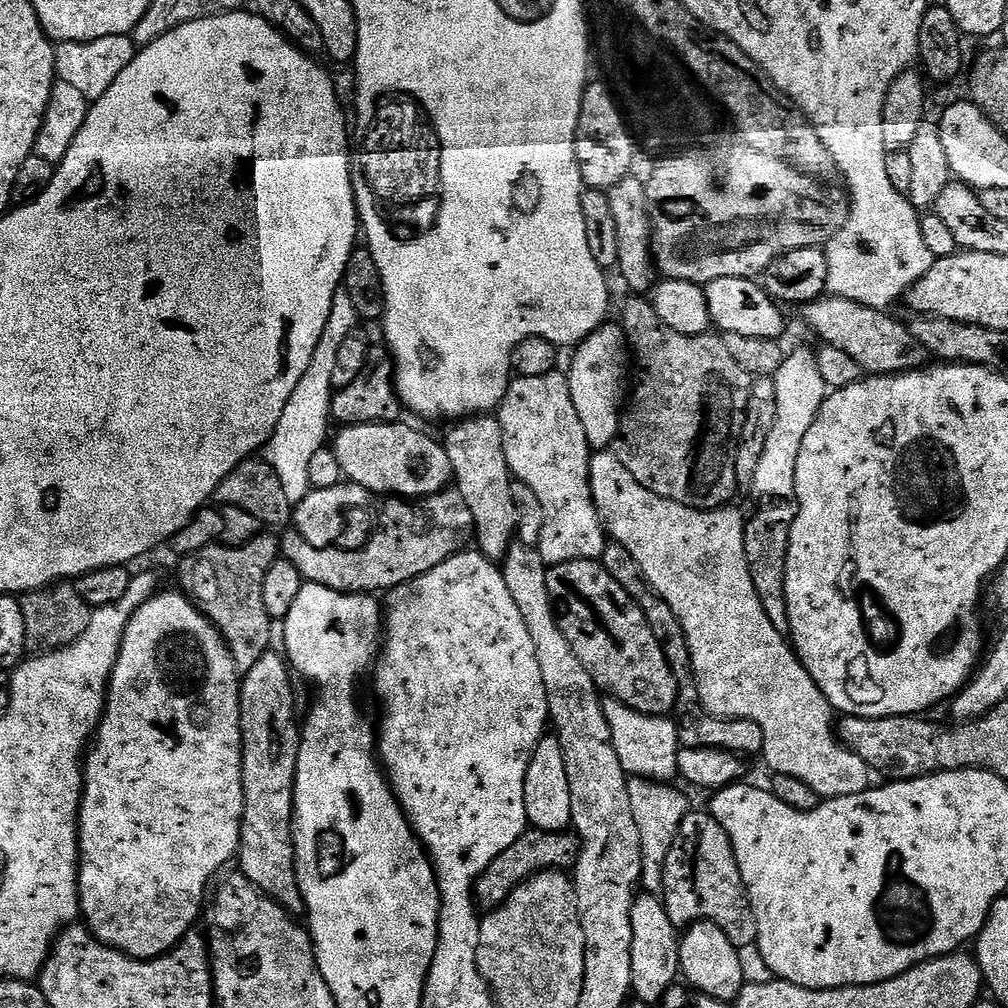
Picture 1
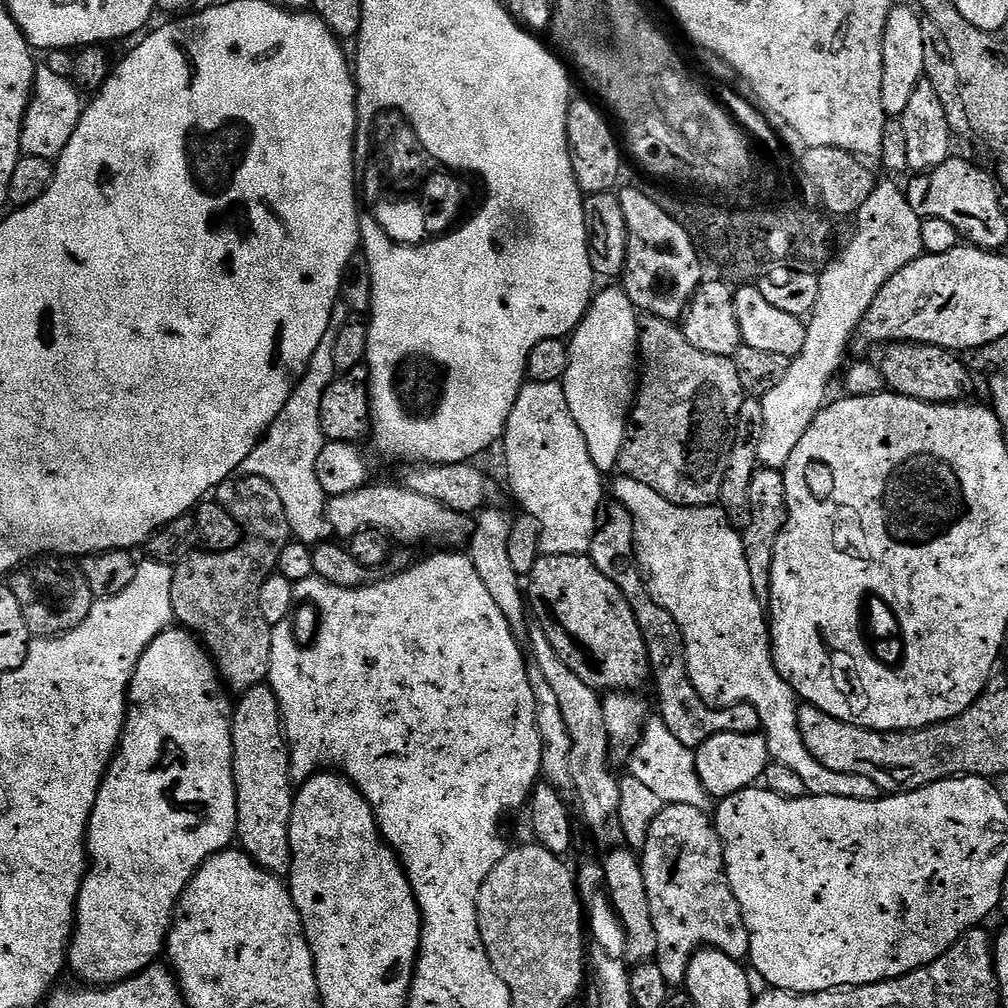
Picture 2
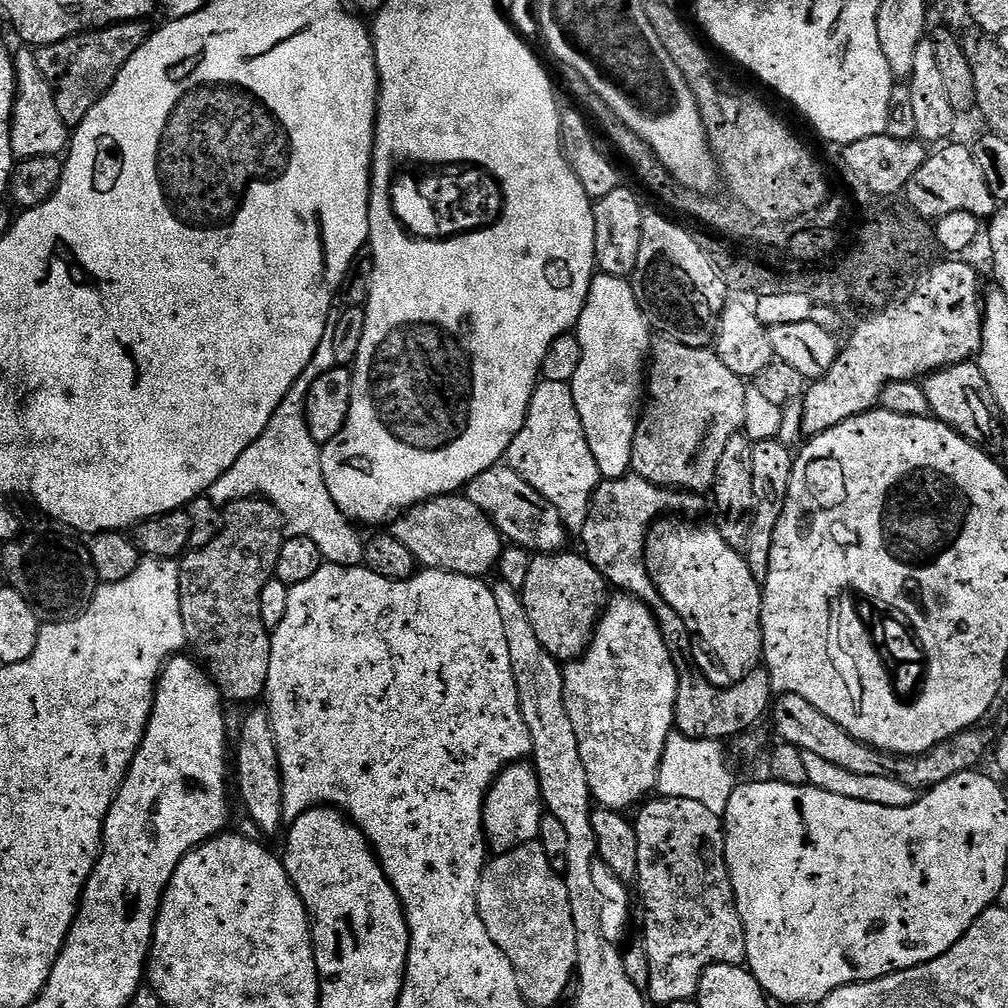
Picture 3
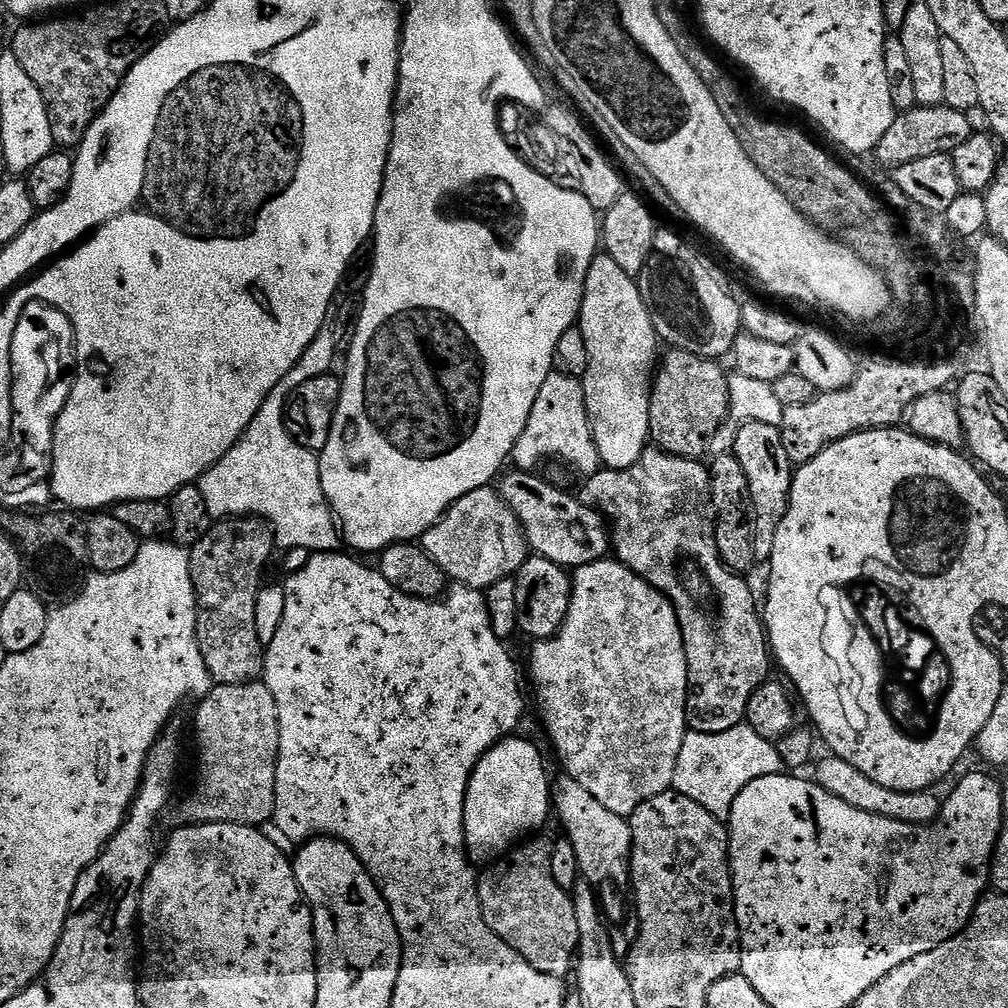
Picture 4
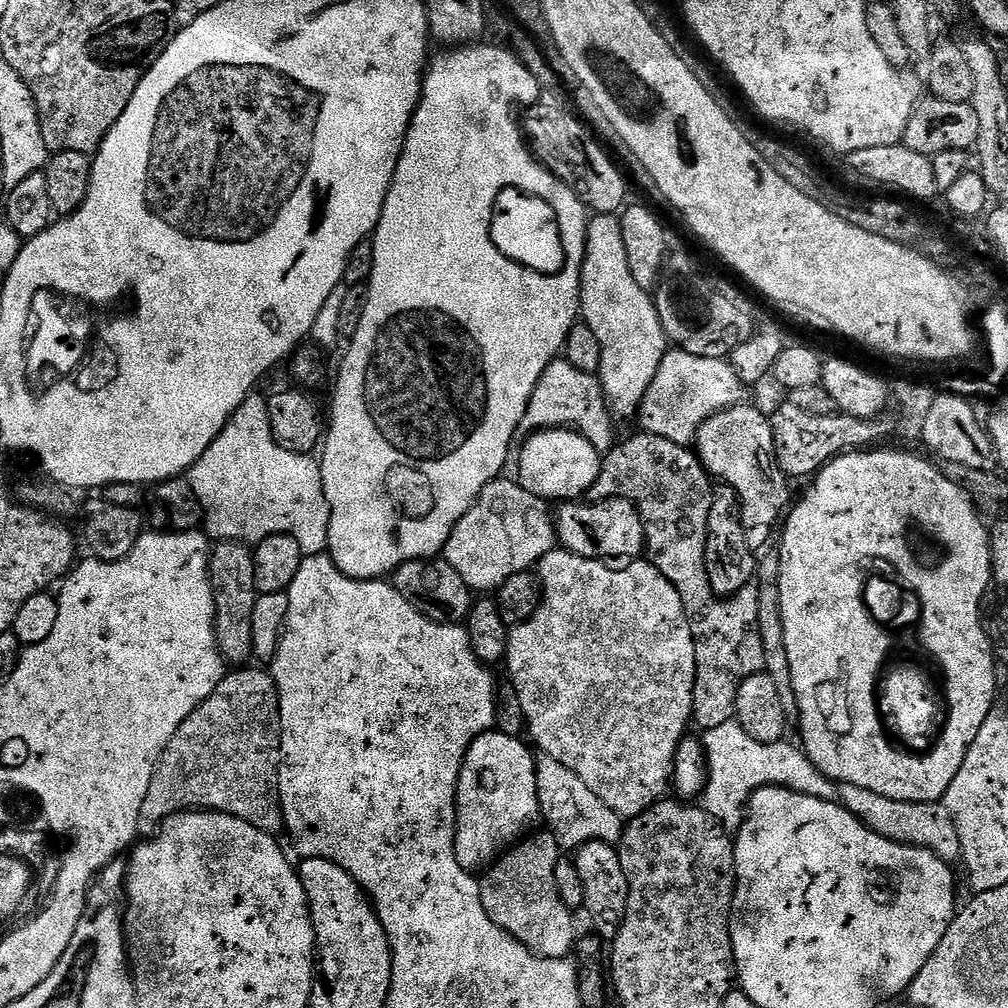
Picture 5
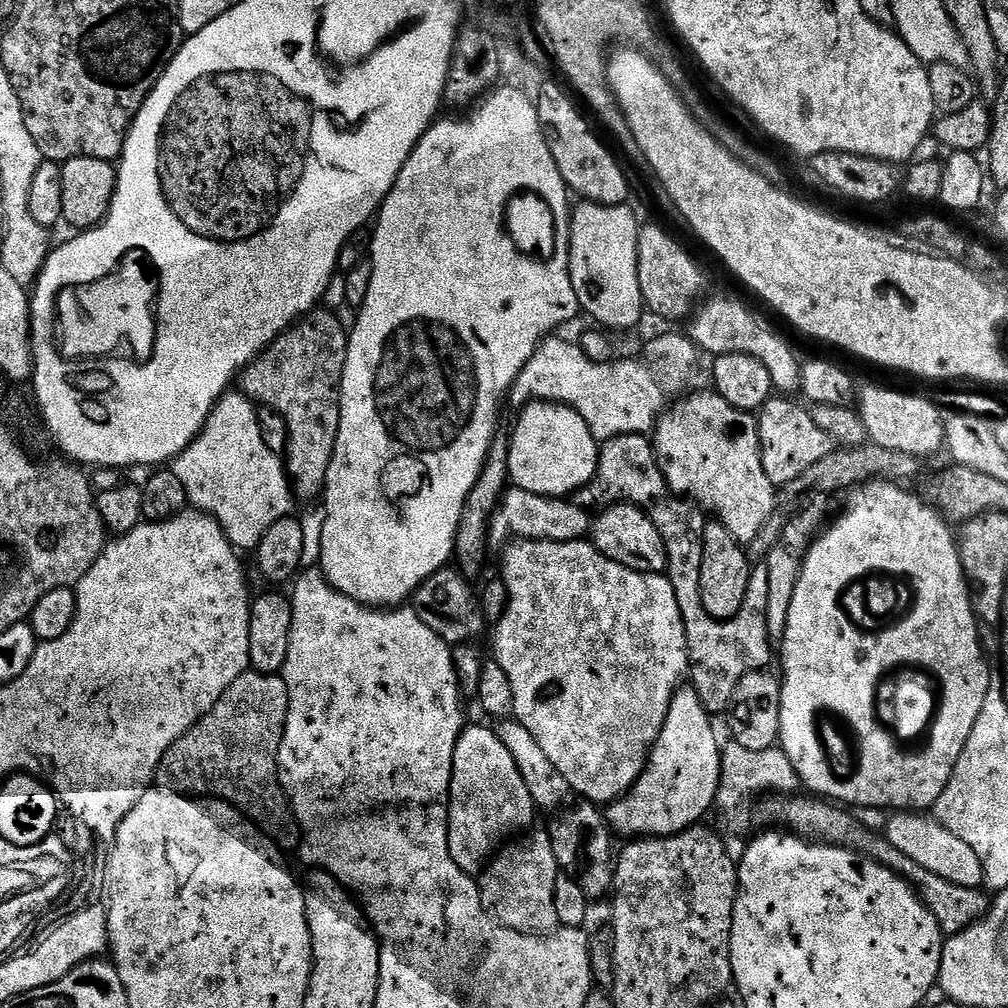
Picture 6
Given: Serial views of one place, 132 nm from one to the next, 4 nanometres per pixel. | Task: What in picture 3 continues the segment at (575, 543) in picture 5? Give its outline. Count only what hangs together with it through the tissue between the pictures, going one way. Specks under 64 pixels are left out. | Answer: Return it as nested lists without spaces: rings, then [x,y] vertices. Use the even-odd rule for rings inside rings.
[[[497,466],[478,474],[468,484],[466,495],[474,506],[478,506],[494,522],[501,537],[509,545],[526,548],[529,553],[543,554],[558,552],[565,547],[570,539],[570,533],[564,527],[564,519],[549,500],[542,498],[526,478],[519,476],[514,469],[507,466]]]

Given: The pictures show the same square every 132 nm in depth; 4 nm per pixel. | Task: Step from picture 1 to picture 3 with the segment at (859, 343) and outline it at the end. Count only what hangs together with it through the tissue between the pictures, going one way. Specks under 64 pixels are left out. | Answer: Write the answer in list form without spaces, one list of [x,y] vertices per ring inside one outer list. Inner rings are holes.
[[[965,362],[938,368],[923,377],[922,387],[926,394],[929,413],[943,424],[950,425],[972,444],[992,446],[988,444],[999,438],[1002,428],[994,411],[994,394],[990,394],[990,386],[986,386],[979,363]]]

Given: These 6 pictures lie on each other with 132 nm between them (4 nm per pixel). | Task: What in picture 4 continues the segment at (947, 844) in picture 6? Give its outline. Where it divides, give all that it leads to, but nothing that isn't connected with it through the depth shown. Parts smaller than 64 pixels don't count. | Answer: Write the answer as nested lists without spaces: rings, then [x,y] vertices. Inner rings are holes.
[[[828,754],[820,765],[815,765],[814,779],[834,798],[842,798],[846,806],[854,806],[854,810],[866,810],[866,814],[878,814],[886,818],[901,820],[907,824],[931,824],[940,815],[941,797],[935,791],[927,792],[903,792],[902,790],[890,790],[886,786],[878,786],[878,782],[870,782],[862,770],[854,770],[850,762],[842,762],[842,758]]]

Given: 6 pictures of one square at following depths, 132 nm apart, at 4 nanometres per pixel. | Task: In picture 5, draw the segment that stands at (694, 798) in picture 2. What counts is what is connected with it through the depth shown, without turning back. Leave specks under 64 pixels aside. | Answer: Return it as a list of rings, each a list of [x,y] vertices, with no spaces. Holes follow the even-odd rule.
[[[735,719],[707,729],[703,733],[702,743],[706,761],[702,807],[730,834],[739,832],[748,800],[763,788],[789,788],[792,792],[831,802],[837,799],[837,785],[827,780],[814,766],[814,762],[810,762],[803,747],[795,743],[758,742],[750,738]]]

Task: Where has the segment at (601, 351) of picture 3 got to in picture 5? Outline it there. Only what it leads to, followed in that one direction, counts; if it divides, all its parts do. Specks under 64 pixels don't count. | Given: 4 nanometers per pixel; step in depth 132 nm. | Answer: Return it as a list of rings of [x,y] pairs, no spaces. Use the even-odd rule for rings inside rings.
[[[596,214],[589,219],[578,297],[579,315],[583,323],[594,330],[598,346],[602,346],[598,379],[605,397],[613,405],[620,404],[622,415],[635,417],[650,382],[654,382],[654,374],[658,374],[662,358],[670,351],[670,341],[662,330],[655,299],[649,289],[640,288],[638,282],[634,282],[634,274],[630,274],[619,215]]]

